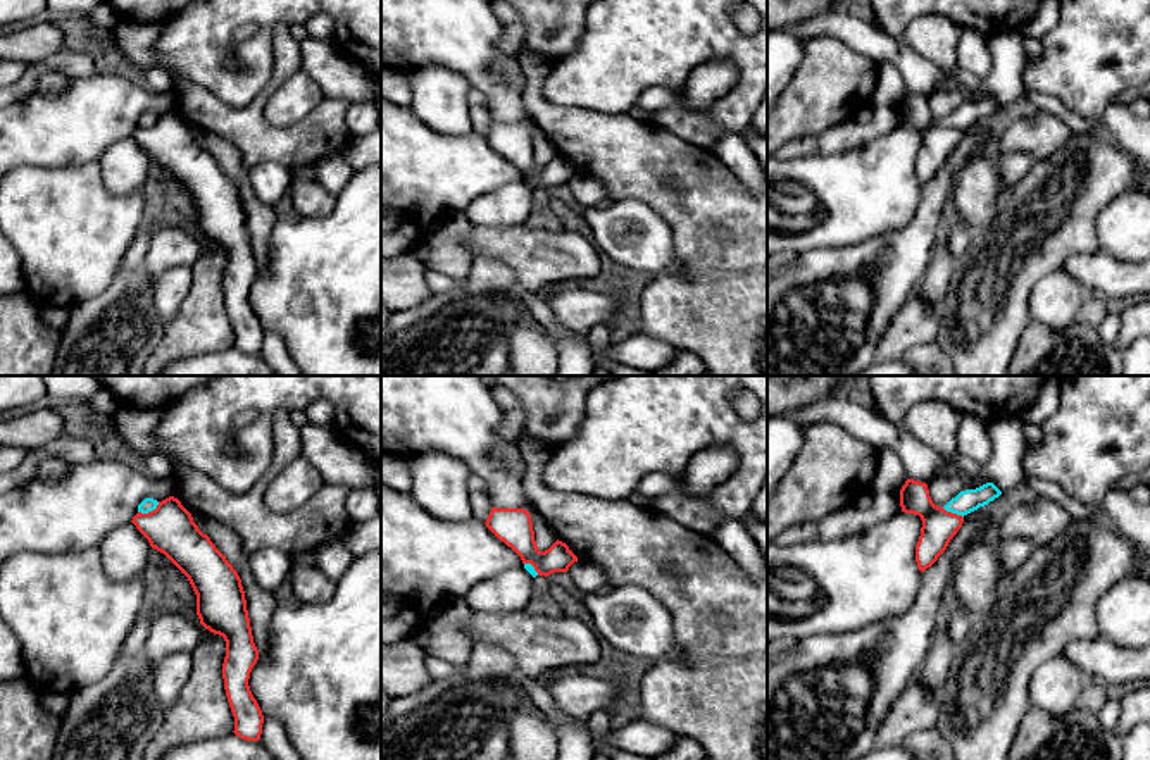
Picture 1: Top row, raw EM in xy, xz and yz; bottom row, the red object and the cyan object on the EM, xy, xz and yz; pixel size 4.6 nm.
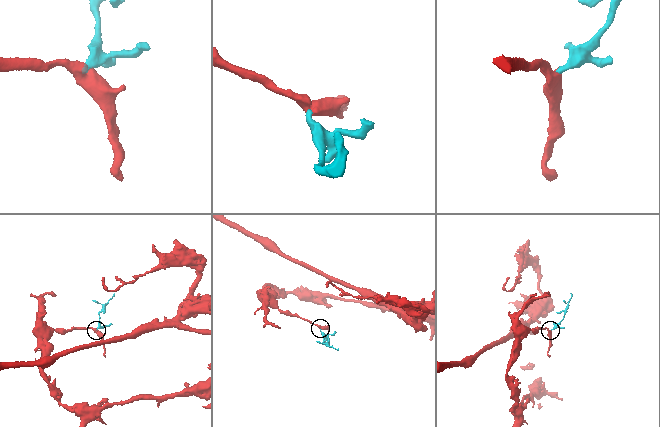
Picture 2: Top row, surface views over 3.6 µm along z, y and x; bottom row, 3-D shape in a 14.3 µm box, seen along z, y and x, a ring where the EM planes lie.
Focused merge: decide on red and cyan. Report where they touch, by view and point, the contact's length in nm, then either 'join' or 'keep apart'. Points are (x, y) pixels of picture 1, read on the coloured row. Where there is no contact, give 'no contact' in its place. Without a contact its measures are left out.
xy (149, 512) | 120 nm | keep apart

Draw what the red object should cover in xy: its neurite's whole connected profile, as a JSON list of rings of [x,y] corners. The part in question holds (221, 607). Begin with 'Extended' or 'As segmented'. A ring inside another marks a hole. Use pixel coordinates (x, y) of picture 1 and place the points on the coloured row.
As segmented. [[[174,496],[159,501],[148,514],[138,512],[131,522],[152,548],[164,553],[188,577],[197,595],[200,624],[224,638],[222,679],[234,717],[233,732],[241,739],[259,741],[264,715],[248,686],[259,650],[238,572]]]

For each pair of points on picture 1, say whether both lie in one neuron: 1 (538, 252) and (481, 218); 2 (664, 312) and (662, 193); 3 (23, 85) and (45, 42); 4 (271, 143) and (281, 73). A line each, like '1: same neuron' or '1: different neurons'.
1: different neurons
2: same neuron
3: different neurons
4: same neuron

